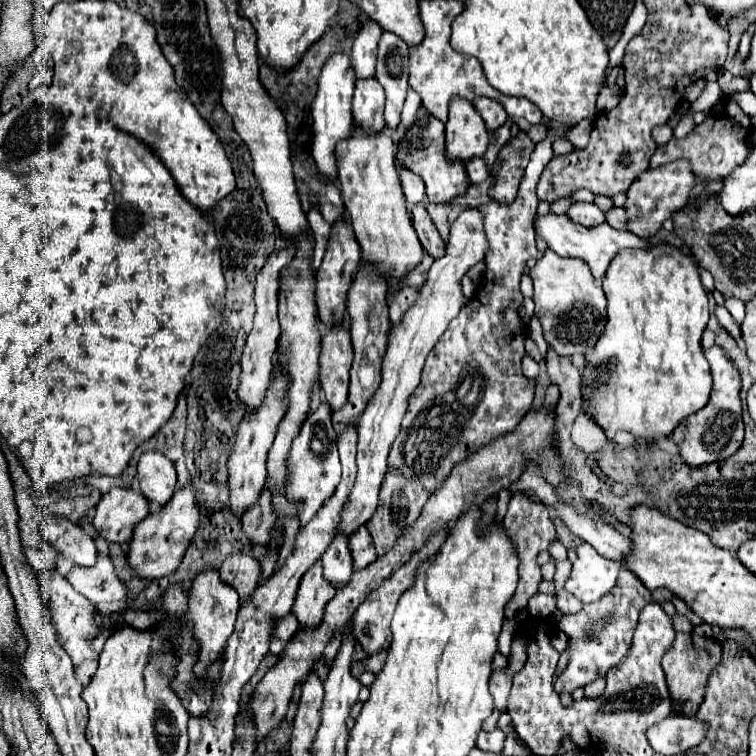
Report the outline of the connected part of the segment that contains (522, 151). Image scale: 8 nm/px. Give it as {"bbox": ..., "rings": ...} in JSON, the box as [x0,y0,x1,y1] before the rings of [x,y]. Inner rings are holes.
{"bbox":[489,131,533,203],"rings":[[[521,131],[499,151],[499,171],[495,173],[493,189],[489,189],[491,199],[495,199],[497,203],[511,203],[515,199],[533,147],[533,141]]]}

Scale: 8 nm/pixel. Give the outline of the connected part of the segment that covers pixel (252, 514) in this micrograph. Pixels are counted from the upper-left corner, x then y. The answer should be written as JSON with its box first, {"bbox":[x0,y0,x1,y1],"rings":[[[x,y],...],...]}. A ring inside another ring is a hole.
{"bbox":[241,487,275,545],"rings":[[[265,487],[265,491],[261,491],[261,499],[257,499],[257,503],[253,503],[253,507],[249,507],[249,511],[245,511],[245,515],[241,515],[241,523],[243,523],[245,535],[253,543],[265,545],[265,541],[269,539],[269,531],[275,523],[271,491],[267,487]]]}

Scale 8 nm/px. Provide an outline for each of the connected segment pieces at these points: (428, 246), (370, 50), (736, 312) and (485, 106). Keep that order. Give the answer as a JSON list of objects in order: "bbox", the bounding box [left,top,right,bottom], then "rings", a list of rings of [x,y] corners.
[{"bbox":[411,203,445,259],"rings":[[[417,203],[417,205],[411,209],[411,215],[413,215],[413,227],[415,227],[415,231],[417,231],[417,237],[419,237],[421,245],[423,245],[423,249],[425,249],[431,257],[435,257],[435,259],[439,259],[441,255],[445,255],[445,241],[441,239],[439,231],[437,231],[437,229],[433,227],[433,223],[429,221],[429,215],[427,215],[427,211],[425,211],[425,205]]]},{"bbox":[351,21,383,79],"rings":[[[365,21],[361,31],[357,33],[351,49],[351,67],[355,79],[369,79],[375,75],[375,61],[377,61],[377,43],[383,29],[375,21]]]},{"bbox":[725,297,745,323],"rings":[[[729,297],[729,299],[725,299],[725,307],[727,307],[727,311],[733,315],[733,319],[735,319],[737,323],[741,323],[741,319],[745,317],[745,303],[739,301],[739,299]]]},{"bbox":[473,97,507,131],"rings":[[[477,97],[477,99],[473,101],[473,107],[475,107],[477,113],[483,117],[485,127],[487,127],[489,131],[497,131],[497,129],[505,123],[505,119],[507,119],[507,113],[505,113],[505,109],[501,107],[501,103],[491,101],[491,99],[487,99],[487,97]]]}]

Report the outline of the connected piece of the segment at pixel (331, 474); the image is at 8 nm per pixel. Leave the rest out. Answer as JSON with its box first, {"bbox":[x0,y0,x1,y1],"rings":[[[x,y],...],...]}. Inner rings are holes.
{"bbox":[285,403,341,524],"rings":[[[321,403],[321,407],[303,423],[299,435],[293,439],[291,451],[289,451],[289,475],[285,479],[285,497],[291,503],[299,503],[300,524],[309,523],[313,515],[323,507],[325,499],[333,495],[337,489],[337,483],[341,481],[341,463],[337,453],[337,433],[331,425],[331,407],[329,403]]]}

